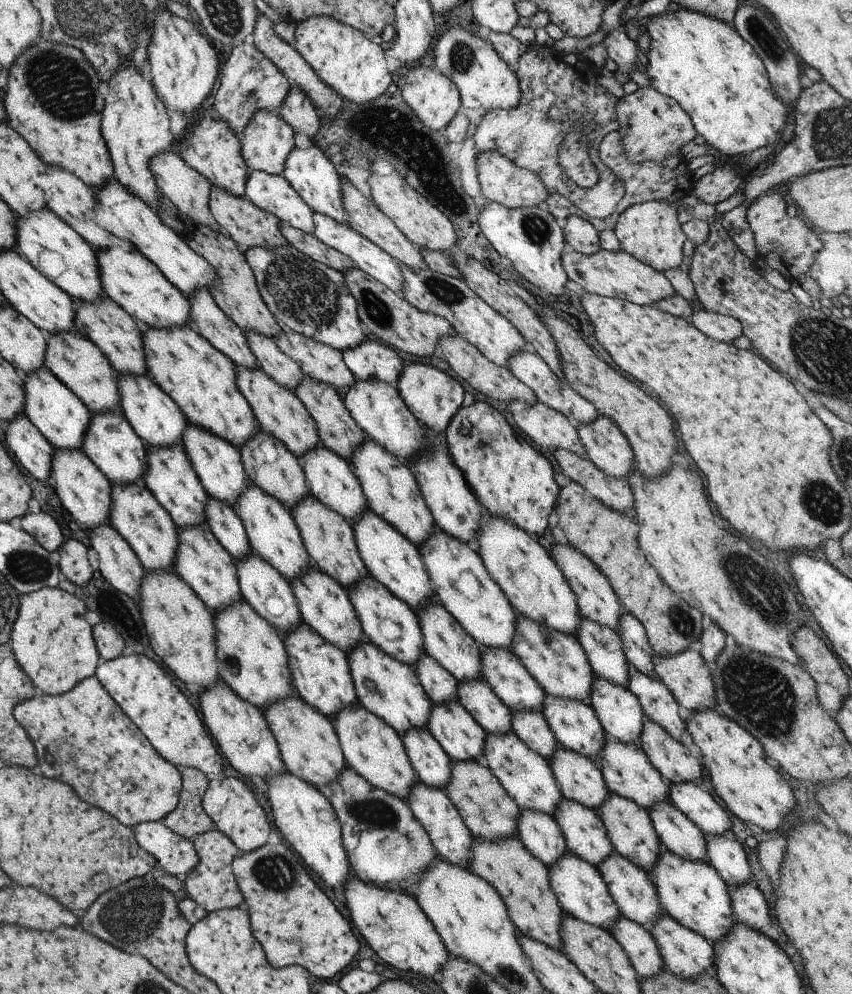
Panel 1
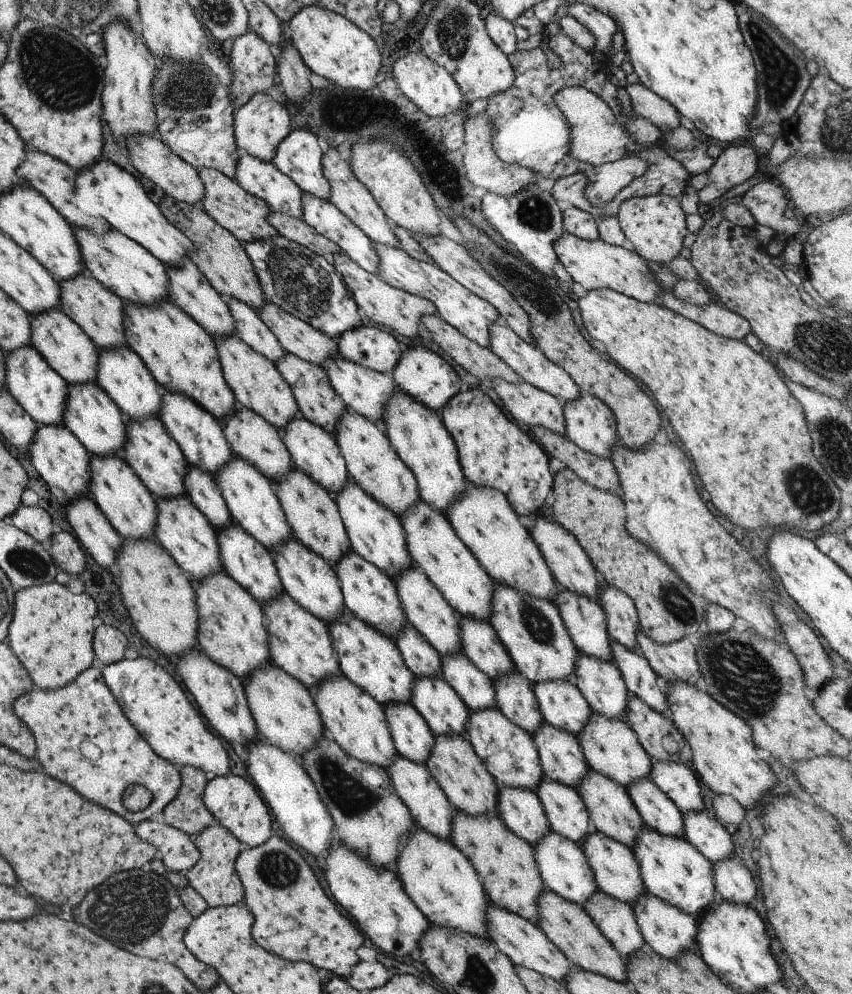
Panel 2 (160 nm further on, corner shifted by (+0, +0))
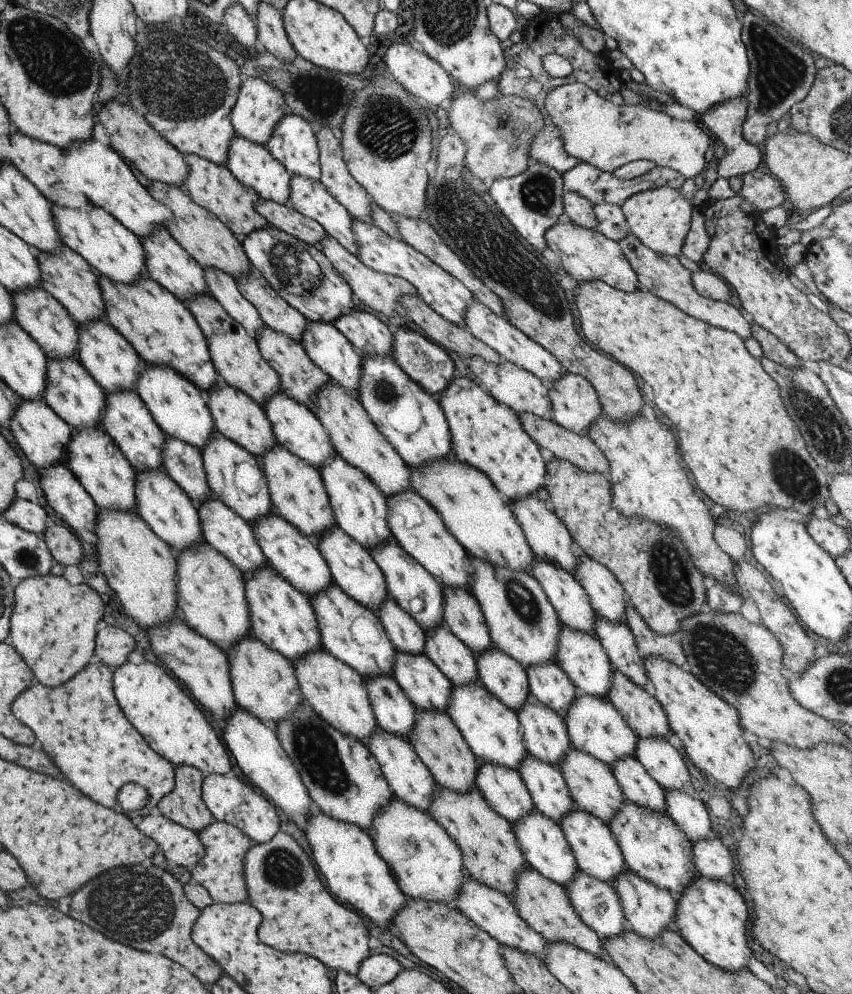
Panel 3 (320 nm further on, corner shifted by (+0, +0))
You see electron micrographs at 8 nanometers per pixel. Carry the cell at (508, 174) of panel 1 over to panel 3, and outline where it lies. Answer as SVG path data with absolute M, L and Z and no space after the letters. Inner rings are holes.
M464 89L450 98L449 109L447 110L447 122L450 132L457 135L464 144L464 166L467 167L475 177L484 181L485 178L511 178L524 168L528 167L529 156L528 146L533 135L543 126L542 114L539 109L525 97L519 95L499 95L487 100L479 100L475 90ZM523 123L523 131L518 137L514 137L512 130Z

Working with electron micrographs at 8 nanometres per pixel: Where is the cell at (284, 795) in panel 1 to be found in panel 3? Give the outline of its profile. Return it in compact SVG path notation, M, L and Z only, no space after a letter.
M235 706L232 713L224 718L224 724L222 737L225 746L235 758L241 772L247 776L247 780L253 784L255 789L259 788L267 796L267 800L272 799L275 802L275 808L277 810L281 808L285 816L299 818L302 826L314 806L299 778L298 771L291 764L290 758L285 754L273 733L274 728L239 706Z

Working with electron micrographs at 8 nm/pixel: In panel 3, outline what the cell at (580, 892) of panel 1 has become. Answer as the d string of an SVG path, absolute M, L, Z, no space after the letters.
M533 808L520 821L512 822L510 827L527 866L563 888L572 881L578 866L557 822Z

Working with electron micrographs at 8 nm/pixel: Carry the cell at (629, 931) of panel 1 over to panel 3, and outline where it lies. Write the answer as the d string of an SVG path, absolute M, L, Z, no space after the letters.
M577 869L564 891L579 920L600 939L627 929L618 896L608 882L587 876Z

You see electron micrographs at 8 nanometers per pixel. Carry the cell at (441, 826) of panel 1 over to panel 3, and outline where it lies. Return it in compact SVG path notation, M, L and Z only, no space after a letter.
M379 726L370 734L366 742L366 747L371 756L374 756L374 759L377 761L381 774L389 785L393 796L406 802L407 805L418 808L420 811L428 812L435 782L431 773L415 754L410 743L402 737L384 731Z

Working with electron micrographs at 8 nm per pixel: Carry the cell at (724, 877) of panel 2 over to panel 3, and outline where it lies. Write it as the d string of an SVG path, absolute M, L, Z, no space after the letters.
M714 834L691 843L691 860L697 874L732 884L731 872L736 866L733 857Z

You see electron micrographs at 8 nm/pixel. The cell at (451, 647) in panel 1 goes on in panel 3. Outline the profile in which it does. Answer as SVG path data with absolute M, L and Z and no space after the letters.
M389 536L387 541L375 545L369 552L373 562L381 569L387 596L391 597L423 630L432 629L442 622L442 586L418 562L413 560Z

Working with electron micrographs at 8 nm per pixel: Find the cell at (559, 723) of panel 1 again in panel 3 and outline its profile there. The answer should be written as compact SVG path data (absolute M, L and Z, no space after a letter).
M553 661L531 665L524 669L534 701L563 715L569 703L577 696L577 690L566 674Z

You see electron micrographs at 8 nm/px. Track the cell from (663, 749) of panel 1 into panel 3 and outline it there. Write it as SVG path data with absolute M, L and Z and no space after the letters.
M613 670L606 699L637 737L663 737L669 725L661 705L647 688L634 685L624 674Z

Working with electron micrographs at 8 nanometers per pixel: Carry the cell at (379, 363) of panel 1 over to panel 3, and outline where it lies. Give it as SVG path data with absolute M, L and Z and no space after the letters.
M354 307L332 323L359 356L385 356L390 352L392 333L371 312L364 312Z

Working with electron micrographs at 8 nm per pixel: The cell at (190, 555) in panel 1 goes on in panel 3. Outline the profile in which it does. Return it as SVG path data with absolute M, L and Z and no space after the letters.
M162 468L135 472L134 510L142 521L166 542L173 552L184 551L191 545L203 541L199 517L193 502L176 482L169 478Z

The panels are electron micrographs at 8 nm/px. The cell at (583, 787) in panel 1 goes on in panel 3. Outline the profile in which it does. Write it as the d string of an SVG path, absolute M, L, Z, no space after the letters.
M529 697L516 710L516 717L520 726L522 743L527 754L534 756L537 760L558 766L562 762L564 752L571 747L567 729L562 719L563 716Z

